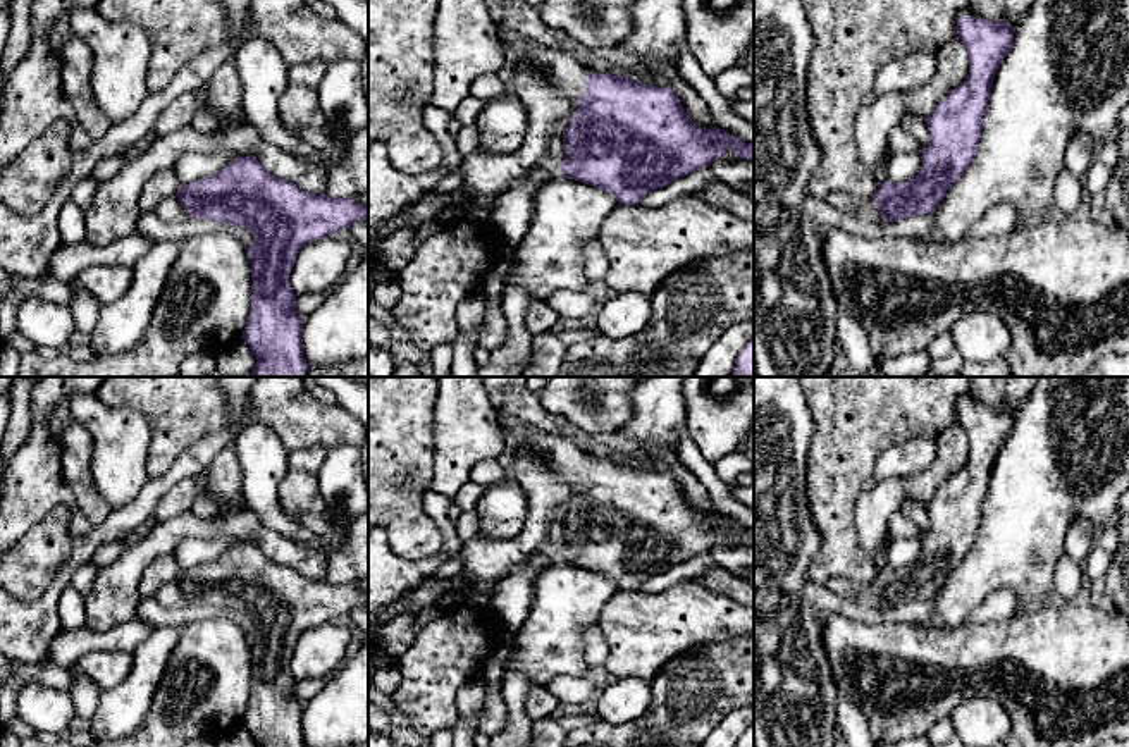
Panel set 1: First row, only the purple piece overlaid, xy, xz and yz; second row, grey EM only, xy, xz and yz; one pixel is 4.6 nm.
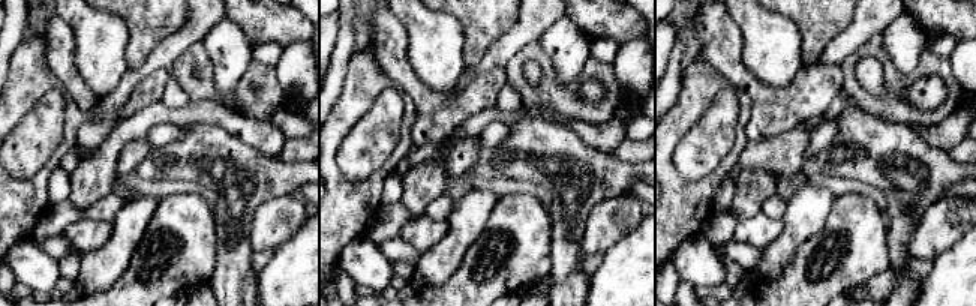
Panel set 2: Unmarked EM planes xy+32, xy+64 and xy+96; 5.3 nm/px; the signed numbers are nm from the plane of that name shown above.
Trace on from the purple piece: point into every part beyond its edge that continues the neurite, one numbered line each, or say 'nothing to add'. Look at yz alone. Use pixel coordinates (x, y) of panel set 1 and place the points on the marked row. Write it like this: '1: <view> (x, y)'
1: yz (840, 200)

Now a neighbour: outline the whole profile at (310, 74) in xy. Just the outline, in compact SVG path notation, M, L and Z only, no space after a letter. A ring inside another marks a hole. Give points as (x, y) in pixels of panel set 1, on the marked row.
M322 60L298 64L298 65L289 67L287 83L289 86L303 84L308 88L318 88L325 72L327 72L327 64Z

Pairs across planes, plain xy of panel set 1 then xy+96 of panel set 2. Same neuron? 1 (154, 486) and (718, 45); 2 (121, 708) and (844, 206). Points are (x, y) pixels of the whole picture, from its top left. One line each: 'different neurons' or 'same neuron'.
1: different neurons
2: different neurons

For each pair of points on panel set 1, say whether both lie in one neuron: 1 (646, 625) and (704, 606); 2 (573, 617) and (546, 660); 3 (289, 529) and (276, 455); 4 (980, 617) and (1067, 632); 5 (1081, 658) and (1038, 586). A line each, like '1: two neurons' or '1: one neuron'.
1: one neuron
2: one neuron
3: one neuron
4: two neurons
5: two neurons

